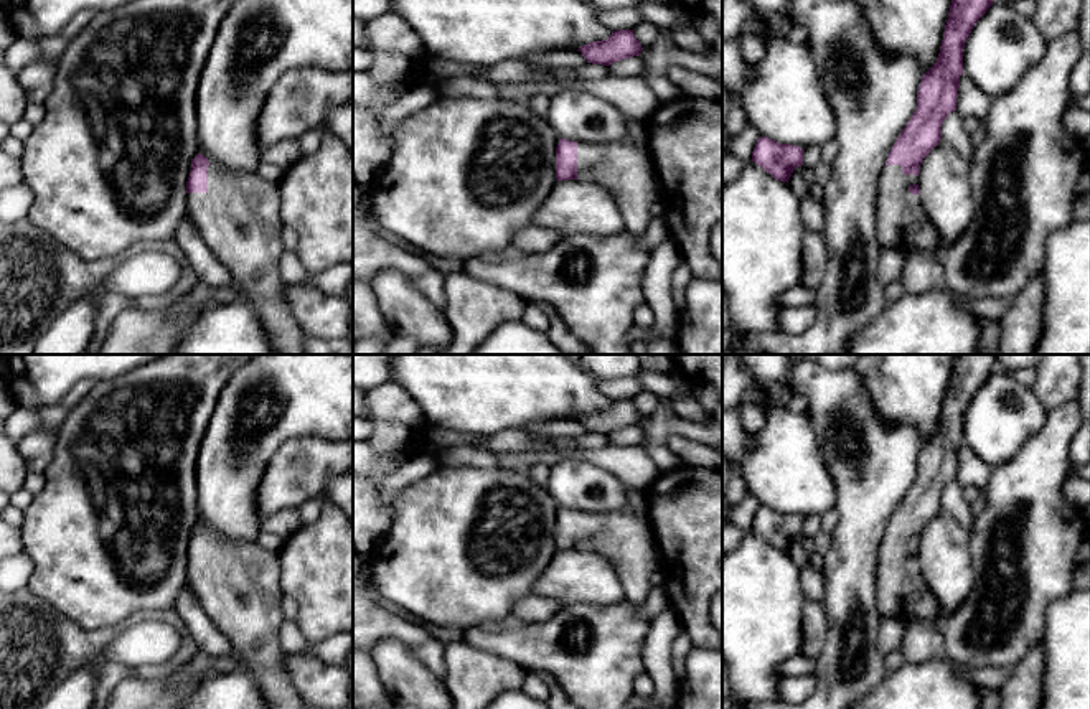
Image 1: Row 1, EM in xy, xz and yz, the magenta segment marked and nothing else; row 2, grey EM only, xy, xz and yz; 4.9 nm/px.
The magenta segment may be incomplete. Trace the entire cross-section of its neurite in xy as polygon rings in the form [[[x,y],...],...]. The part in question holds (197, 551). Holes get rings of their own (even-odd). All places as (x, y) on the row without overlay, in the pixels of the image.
[[[198,523],[186,551],[186,582],[259,683],[269,709],[303,709],[279,643],[285,620],[279,552],[228,542]]]

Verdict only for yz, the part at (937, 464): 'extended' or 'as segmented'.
extended

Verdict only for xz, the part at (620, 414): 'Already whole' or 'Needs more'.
Already whole

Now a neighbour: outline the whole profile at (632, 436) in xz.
[[[632,425],[627,429],[620,429],[608,435],[608,444],[613,445],[640,445],[643,439],[643,432],[640,425]]]

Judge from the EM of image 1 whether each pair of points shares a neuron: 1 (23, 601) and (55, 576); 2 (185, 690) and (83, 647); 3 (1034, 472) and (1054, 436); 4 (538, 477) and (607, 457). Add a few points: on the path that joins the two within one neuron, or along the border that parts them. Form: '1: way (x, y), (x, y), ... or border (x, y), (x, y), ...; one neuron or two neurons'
1: border (27, 586), (65, 614); two neurons
2: border (170, 675), (160, 680), (121, 680); two neurons
3: way (1043, 464), (1051, 444); one neuron
4: border (548, 465), (531, 464), (525, 470); two neurons

